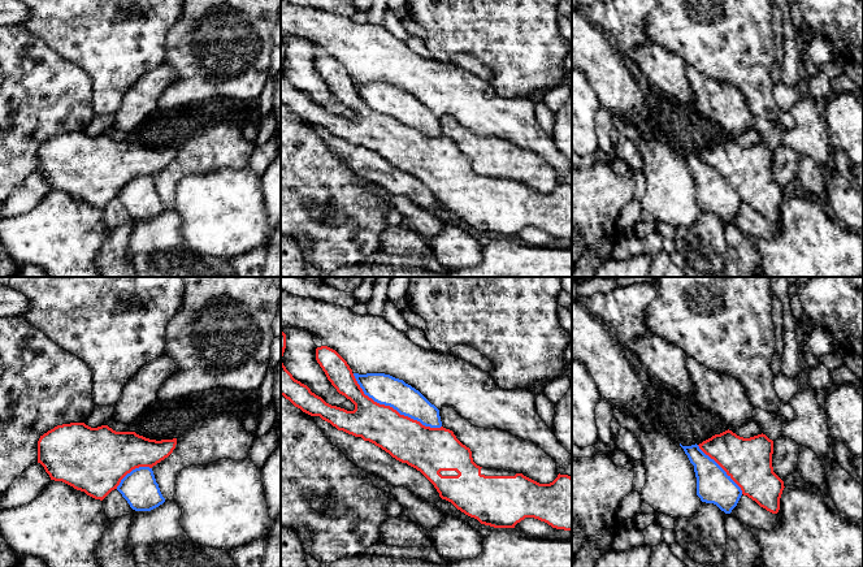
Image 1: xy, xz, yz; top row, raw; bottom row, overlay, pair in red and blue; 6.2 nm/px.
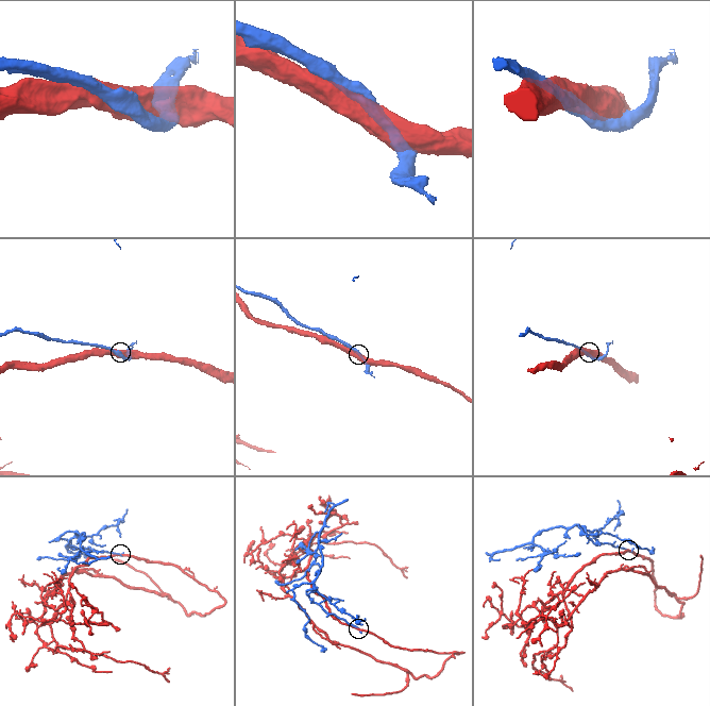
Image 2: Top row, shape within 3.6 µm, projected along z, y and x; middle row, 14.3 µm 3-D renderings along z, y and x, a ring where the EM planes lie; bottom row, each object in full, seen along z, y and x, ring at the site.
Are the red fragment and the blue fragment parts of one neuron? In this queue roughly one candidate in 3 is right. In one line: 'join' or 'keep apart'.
keep apart

